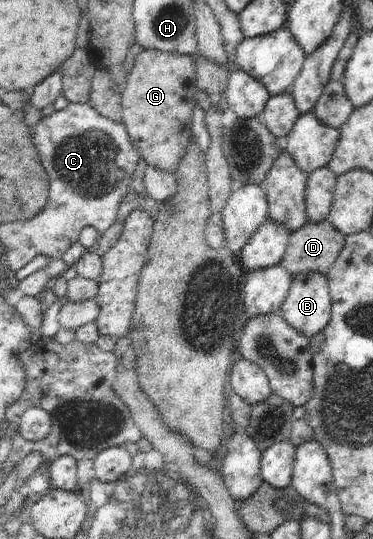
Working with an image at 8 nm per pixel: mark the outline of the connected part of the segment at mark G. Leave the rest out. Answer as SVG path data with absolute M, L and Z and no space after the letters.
M145 49L135 60L133 71L127 75L126 84L122 86L122 123L131 145L140 152L148 166L176 173L194 137L192 117L200 91L194 67L197 60L194 55Z

